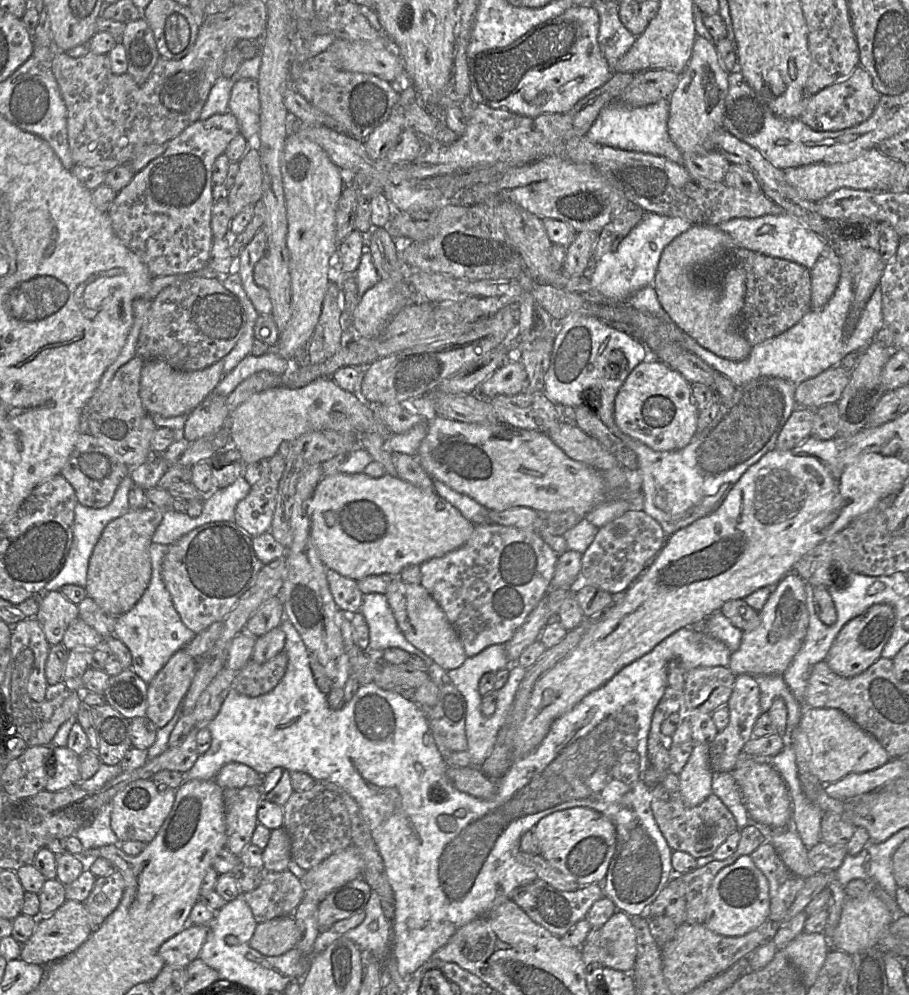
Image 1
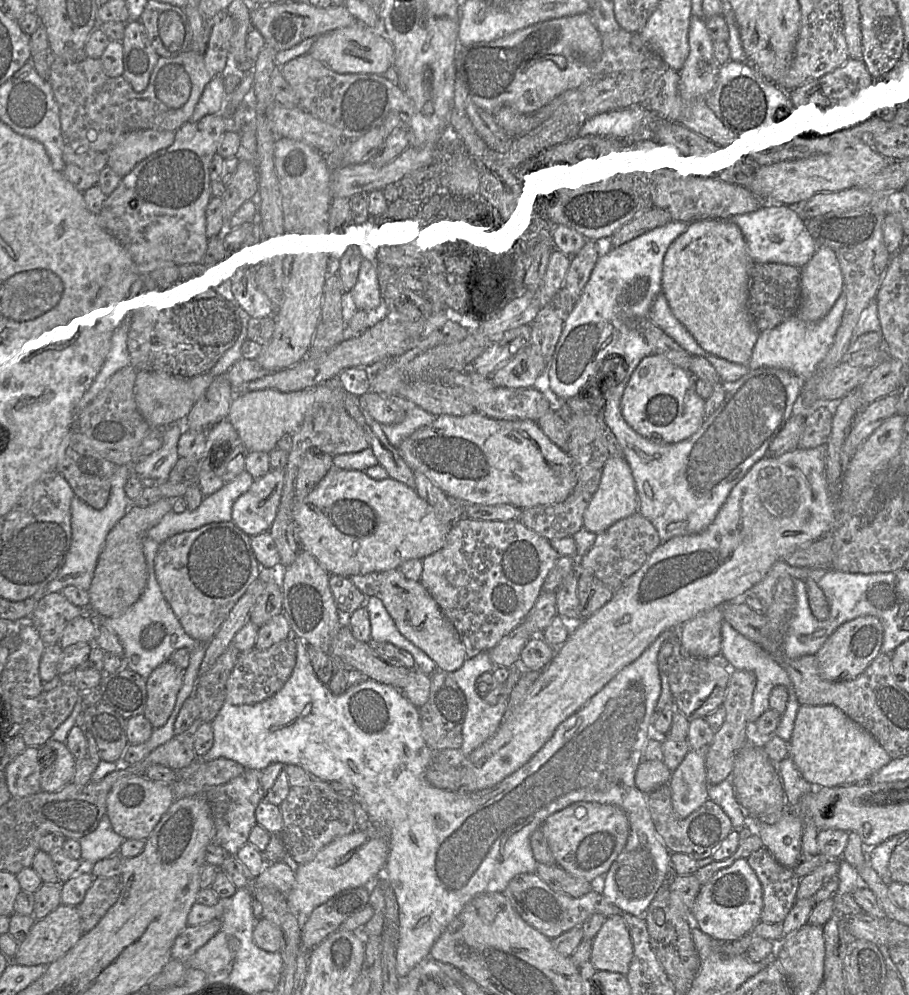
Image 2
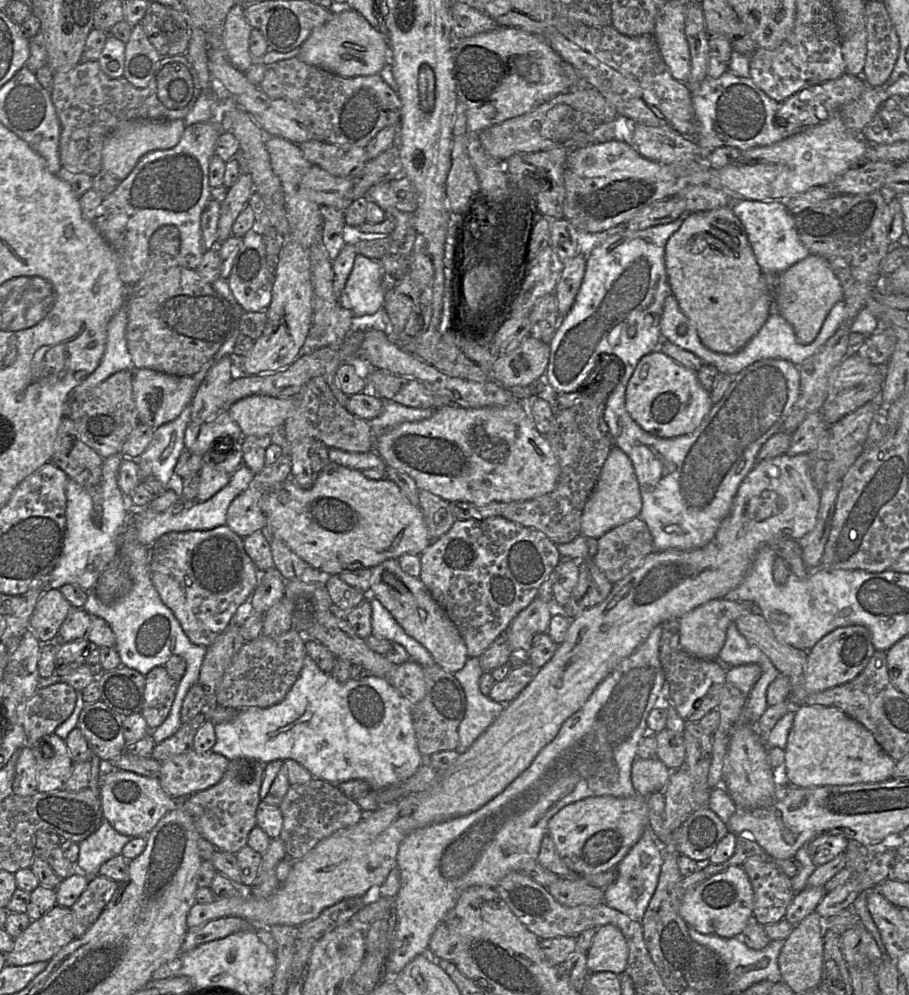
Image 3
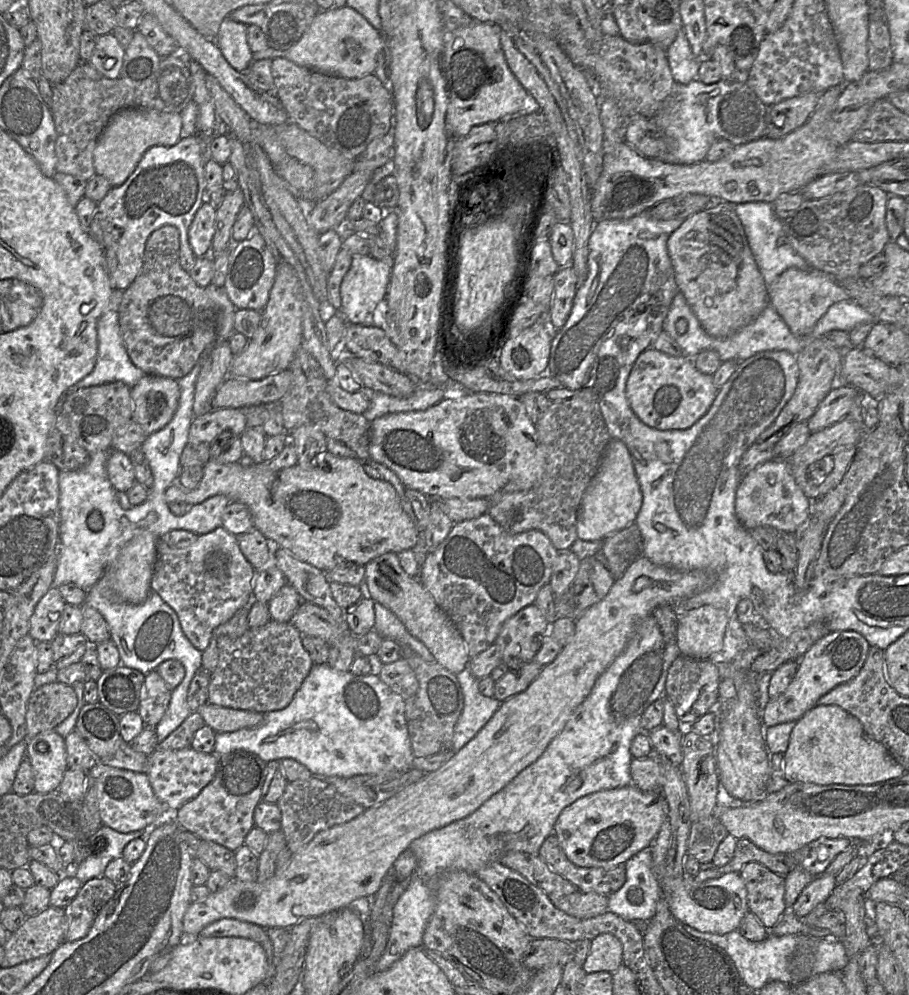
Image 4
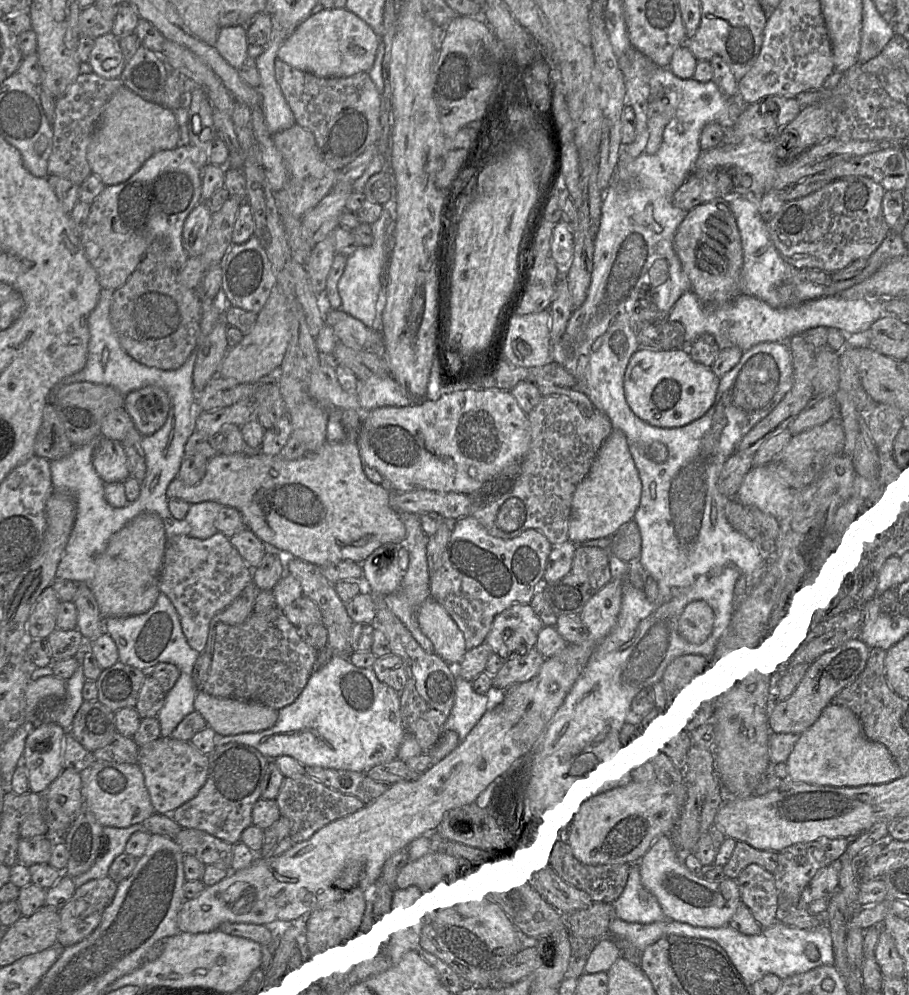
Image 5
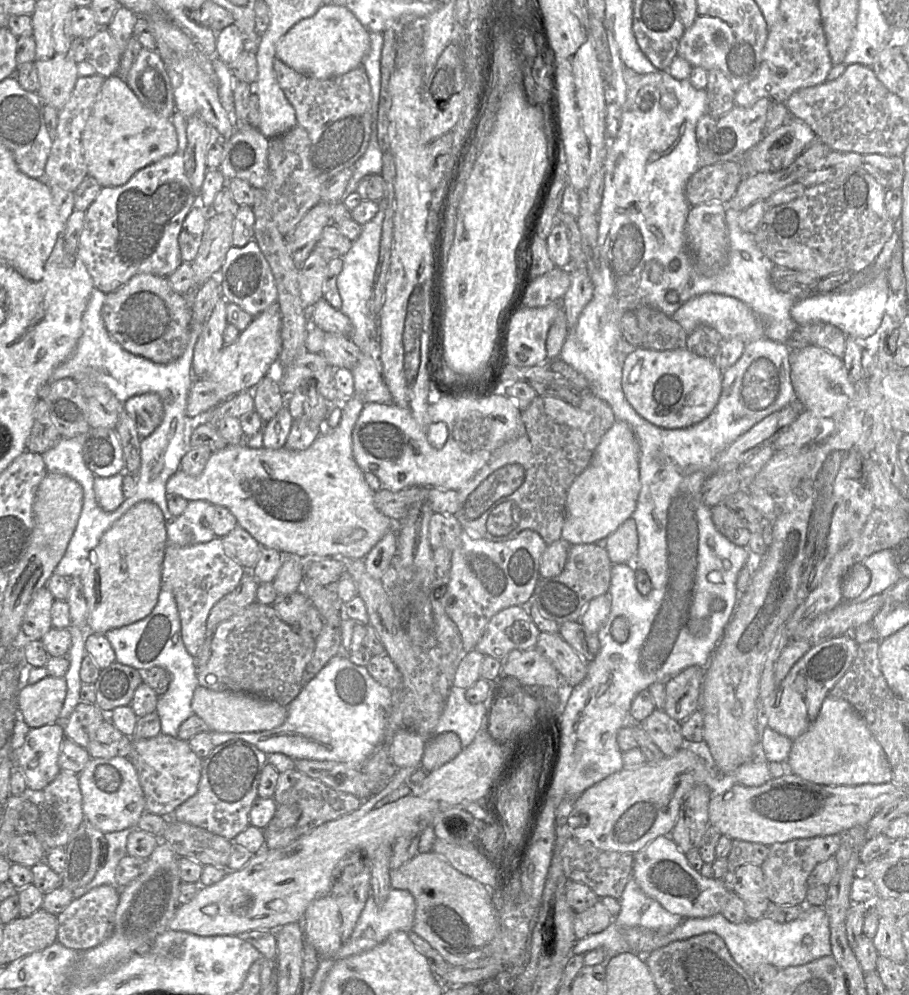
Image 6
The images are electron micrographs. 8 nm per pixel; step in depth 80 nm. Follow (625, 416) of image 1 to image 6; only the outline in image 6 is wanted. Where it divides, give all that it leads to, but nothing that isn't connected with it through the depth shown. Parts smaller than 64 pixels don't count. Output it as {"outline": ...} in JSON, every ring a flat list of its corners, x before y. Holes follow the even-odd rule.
{"outline":[[643,347,634,349,624,360,622,388,633,409,650,423,666,429,692,426,705,419,719,401,723,372,713,359,698,356,687,348,653,350]]}

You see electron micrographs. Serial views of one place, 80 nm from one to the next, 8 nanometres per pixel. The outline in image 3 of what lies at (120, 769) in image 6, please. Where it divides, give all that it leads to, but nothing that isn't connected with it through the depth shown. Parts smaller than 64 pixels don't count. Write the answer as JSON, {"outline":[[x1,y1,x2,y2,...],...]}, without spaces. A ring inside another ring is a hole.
{"outline":[[115,769,103,776,100,796,104,819,120,834,147,837,159,820,173,807,173,799,162,789,159,779]]}

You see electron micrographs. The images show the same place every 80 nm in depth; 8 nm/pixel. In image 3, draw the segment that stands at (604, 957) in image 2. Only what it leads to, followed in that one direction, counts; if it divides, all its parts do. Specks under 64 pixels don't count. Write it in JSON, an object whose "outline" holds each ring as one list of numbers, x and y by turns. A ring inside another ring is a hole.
{"outline":[[611,924,597,929,587,952,587,968,590,973,625,972,628,960,628,945,622,932]]}

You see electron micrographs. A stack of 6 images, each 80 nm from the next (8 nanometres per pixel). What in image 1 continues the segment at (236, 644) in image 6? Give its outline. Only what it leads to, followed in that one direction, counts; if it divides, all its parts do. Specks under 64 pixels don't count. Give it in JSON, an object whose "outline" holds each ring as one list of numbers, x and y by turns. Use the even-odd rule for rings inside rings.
{"outline":[[283,651,265,663,249,660,235,674,232,688,248,697,257,697,273,690,283,678,287,669,288,657]]}

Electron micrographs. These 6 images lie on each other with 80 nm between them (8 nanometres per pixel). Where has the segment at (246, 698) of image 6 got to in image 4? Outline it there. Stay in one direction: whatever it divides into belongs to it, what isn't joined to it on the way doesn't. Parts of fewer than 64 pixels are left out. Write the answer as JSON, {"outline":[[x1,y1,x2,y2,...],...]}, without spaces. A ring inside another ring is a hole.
{"outline":[[205,703,197,709,204,723,216,733,253,728,262,723,264,713]]}

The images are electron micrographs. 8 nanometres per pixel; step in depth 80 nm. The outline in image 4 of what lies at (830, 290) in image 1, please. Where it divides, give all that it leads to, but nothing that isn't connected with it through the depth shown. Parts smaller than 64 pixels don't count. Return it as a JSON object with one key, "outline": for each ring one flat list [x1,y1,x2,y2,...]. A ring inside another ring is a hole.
{"outline":[[788,268,768,286,769,303,798,337,809,335,816,322,834,303,849,300,850,296,829,274,815,268]]}

